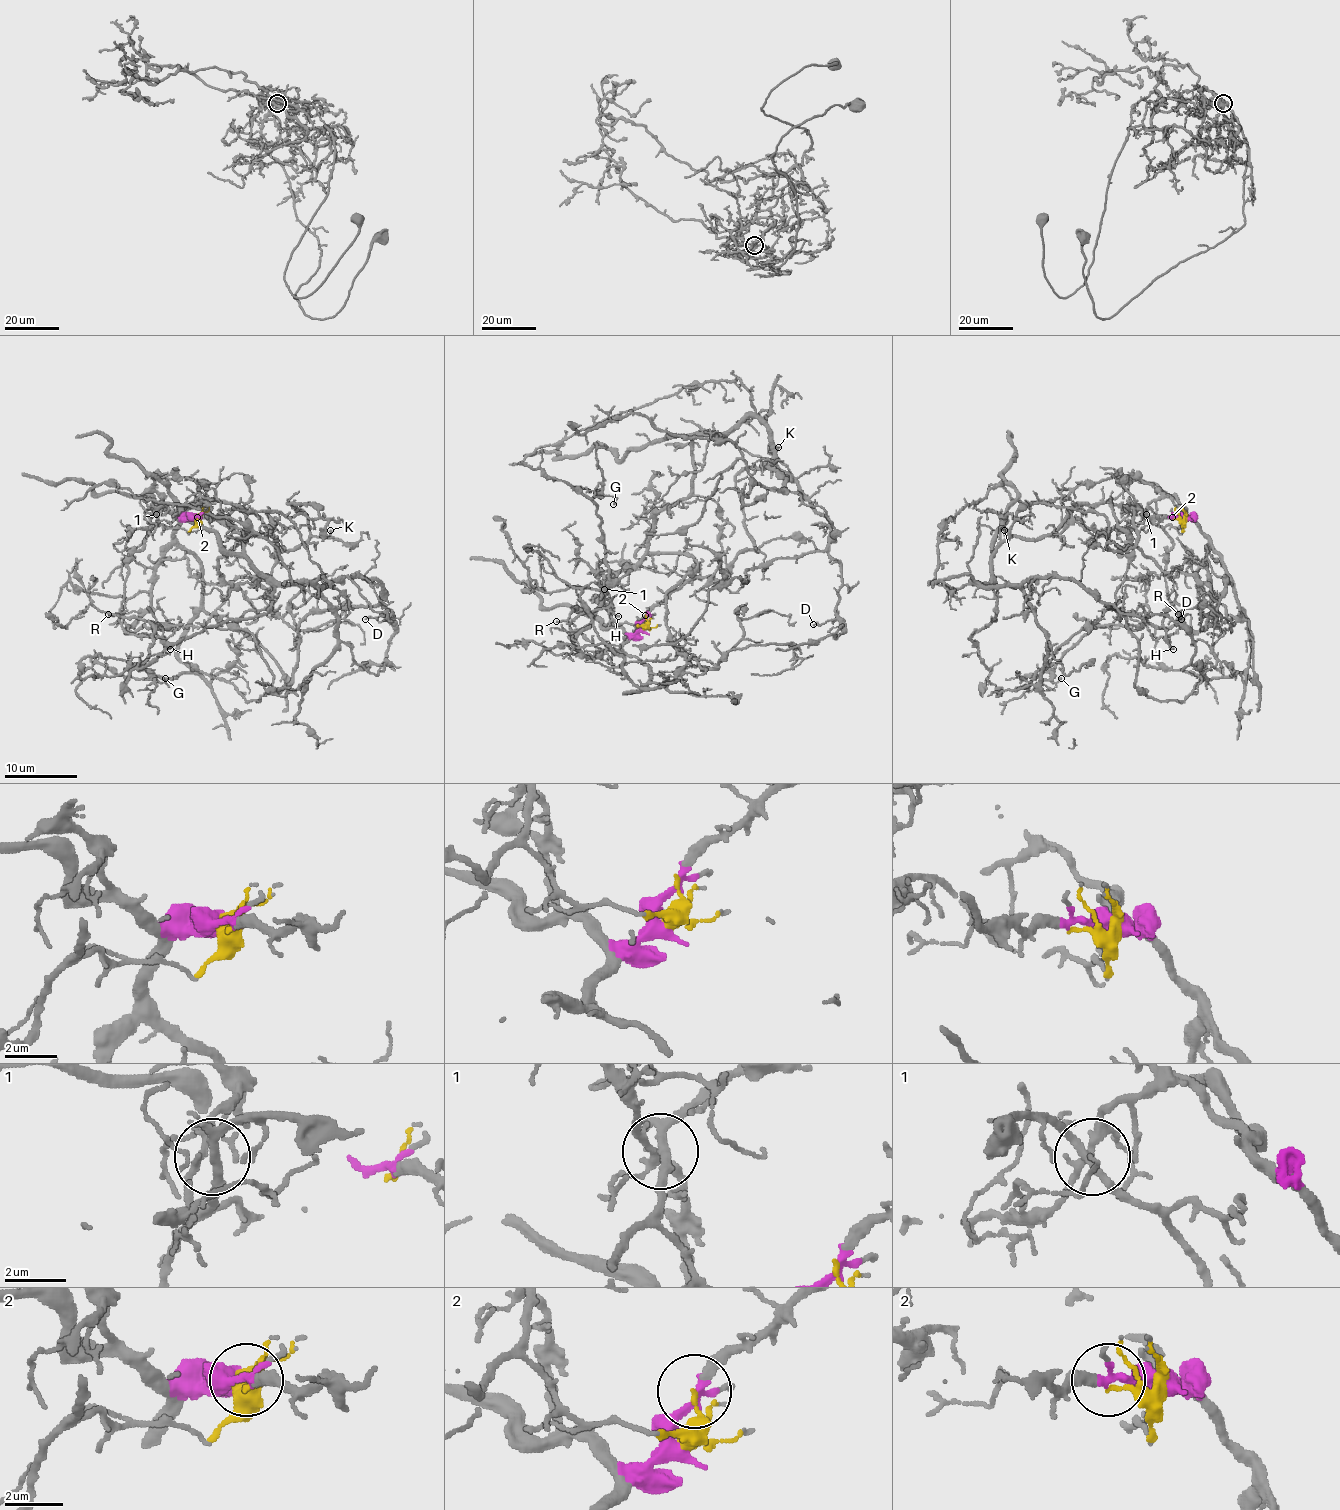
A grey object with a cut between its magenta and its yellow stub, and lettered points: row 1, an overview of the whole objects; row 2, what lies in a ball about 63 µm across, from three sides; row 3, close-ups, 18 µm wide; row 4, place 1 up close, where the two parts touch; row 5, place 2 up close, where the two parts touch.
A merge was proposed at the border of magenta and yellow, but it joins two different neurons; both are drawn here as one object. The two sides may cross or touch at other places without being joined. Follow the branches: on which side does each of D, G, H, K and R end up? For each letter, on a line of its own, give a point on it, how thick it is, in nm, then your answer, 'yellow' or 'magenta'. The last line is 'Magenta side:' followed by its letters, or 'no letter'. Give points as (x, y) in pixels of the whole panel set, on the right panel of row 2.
D: (1181, 619) | 130 nm | yellow
G: (1061, 678) | 90 nm | magenta
H: (1173, 649) | 110 nm | yellow
K: (1004, 530) | 120 nm | magenta
R: (1178, 614) | 120 nm | yellow
Magenta side: G, K

